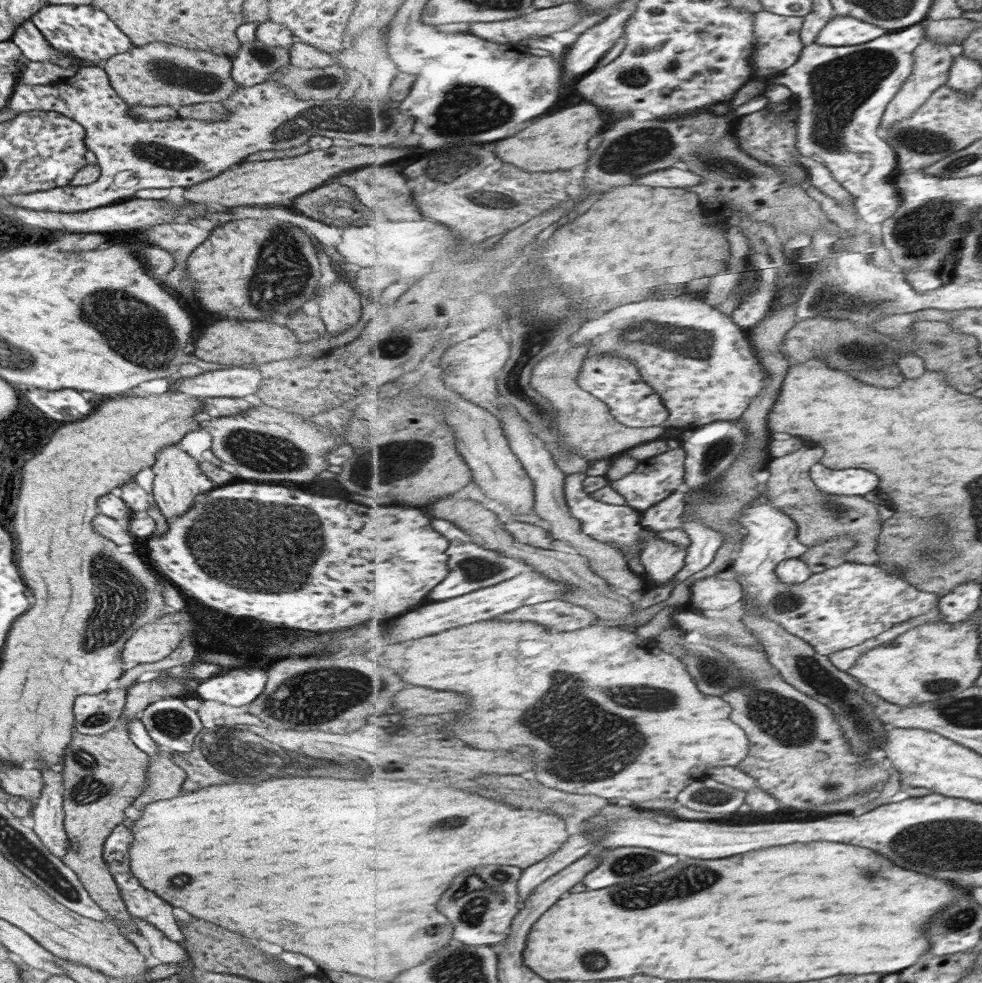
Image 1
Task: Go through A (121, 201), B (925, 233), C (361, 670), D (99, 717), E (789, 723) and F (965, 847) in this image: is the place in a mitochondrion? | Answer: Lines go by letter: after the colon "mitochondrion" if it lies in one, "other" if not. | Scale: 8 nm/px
A: other
B: mitochondrion
C: mitochondrion
D: mitochondrion
E: mitochondrion
F: mitochondrion

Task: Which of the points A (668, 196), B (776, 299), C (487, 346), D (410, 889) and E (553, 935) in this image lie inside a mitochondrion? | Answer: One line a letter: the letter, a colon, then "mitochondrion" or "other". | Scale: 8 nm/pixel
A: other
B: other
C: other
D: other
E: other

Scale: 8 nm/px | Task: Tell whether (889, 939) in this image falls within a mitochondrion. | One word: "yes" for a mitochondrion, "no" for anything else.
no

